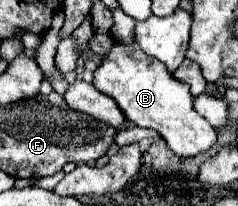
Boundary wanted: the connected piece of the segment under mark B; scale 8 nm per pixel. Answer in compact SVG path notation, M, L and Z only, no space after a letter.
M135 40L133 44L113 42L93 72L93 86L97 86L99 92L111 96L129 122L139 128L157 130L161 138L165 138L167 146L179 156L203 154L217 140L215 128L193 110L193 96L189 86L175 80L171 72L167 72L165 64L141 52Z

